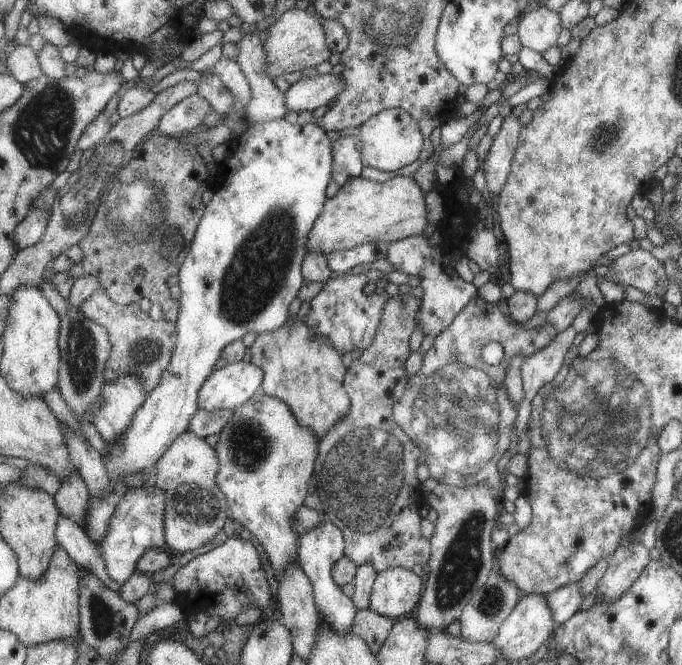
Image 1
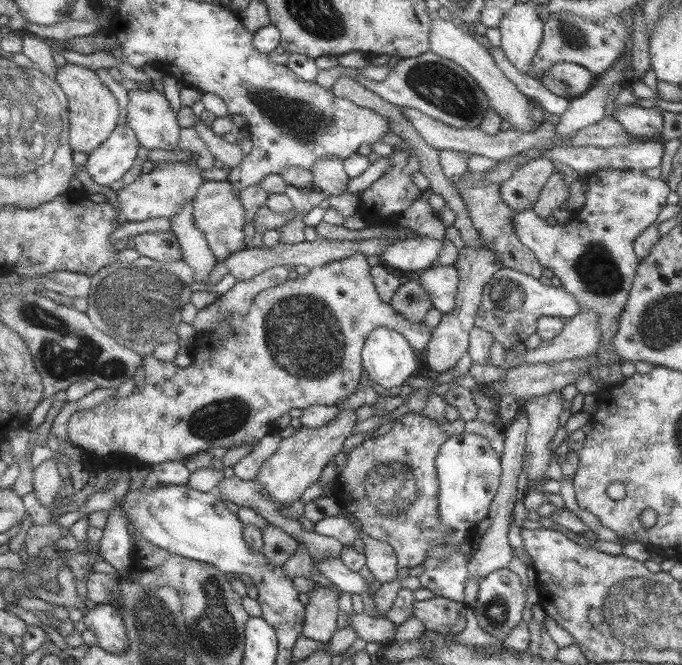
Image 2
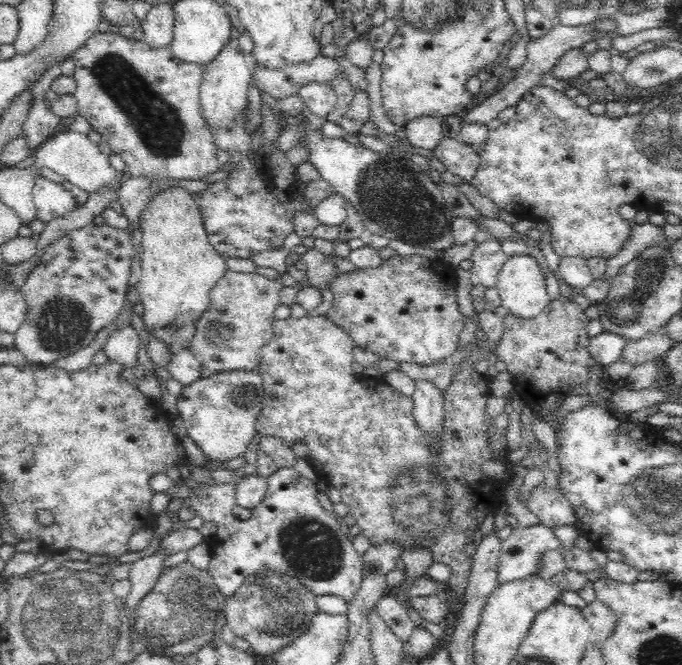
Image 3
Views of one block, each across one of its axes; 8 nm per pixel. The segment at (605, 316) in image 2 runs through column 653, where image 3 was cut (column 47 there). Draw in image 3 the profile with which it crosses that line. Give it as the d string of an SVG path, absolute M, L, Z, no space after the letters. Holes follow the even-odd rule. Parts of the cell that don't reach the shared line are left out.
M41 175L33 178L33 204L36 205L36 219L46 222L63 217L75 208L75 200L69 190Z

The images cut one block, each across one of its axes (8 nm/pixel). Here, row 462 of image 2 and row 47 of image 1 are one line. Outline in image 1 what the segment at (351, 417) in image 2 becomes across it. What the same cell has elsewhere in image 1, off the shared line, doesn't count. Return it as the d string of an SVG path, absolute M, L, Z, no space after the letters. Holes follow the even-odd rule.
M289 8L287 12L283 12L279 18L272 21L266 31L267 40L263 42L267 60L265 72L271 79L291 71L315 67L327 61L333 52L327 48L323 25L311 12L305 12L305 10Z

